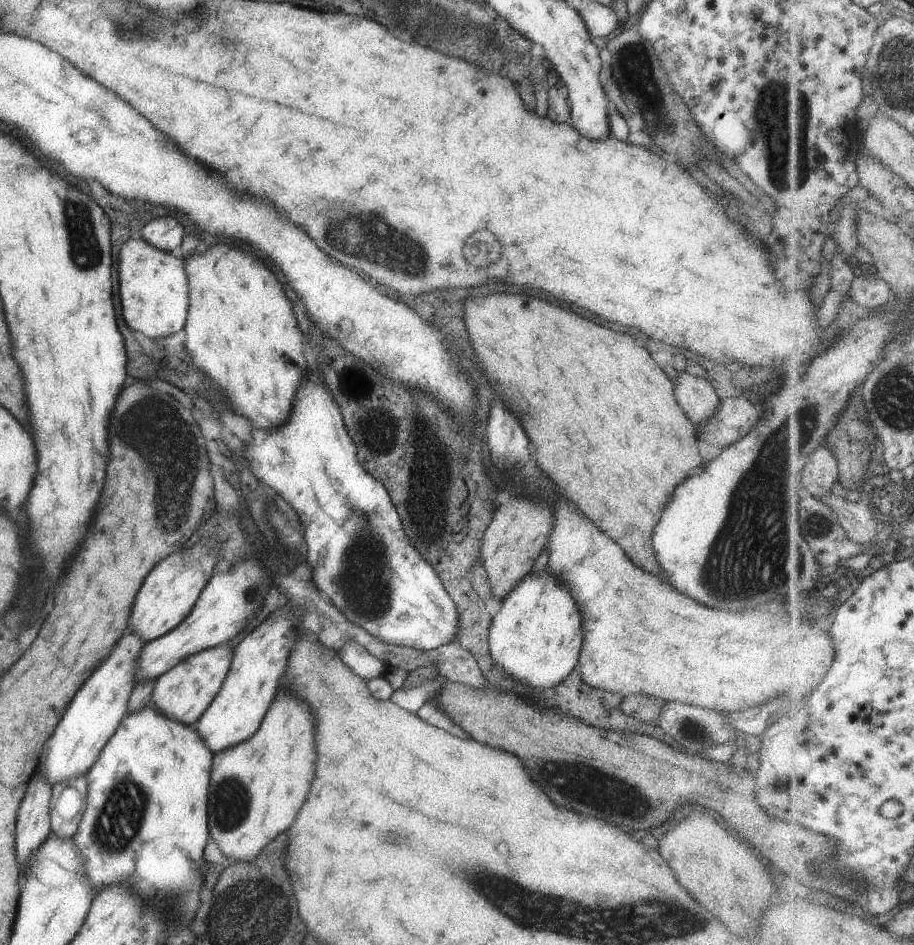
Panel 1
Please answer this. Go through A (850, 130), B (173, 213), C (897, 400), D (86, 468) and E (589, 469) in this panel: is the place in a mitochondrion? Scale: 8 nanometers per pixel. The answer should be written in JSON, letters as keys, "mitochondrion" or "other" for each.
{"A":"other","B":"other","C":"mitochondrion","D":"other","E":"other"}

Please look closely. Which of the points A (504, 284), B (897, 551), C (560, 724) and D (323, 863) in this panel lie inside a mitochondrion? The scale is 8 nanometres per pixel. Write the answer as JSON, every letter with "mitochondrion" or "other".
{"A":"other","B":"other","C":"other","D":"other"}

